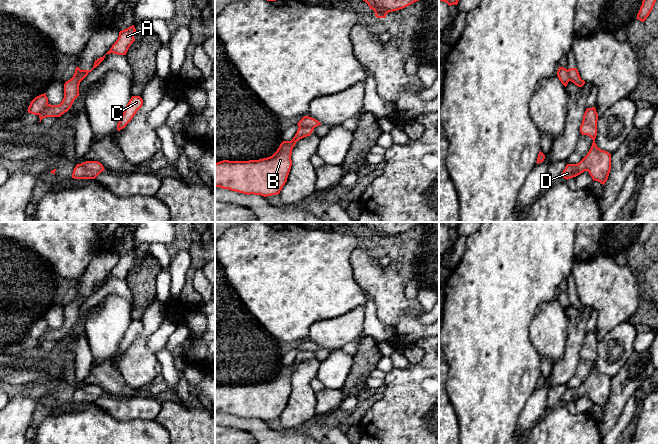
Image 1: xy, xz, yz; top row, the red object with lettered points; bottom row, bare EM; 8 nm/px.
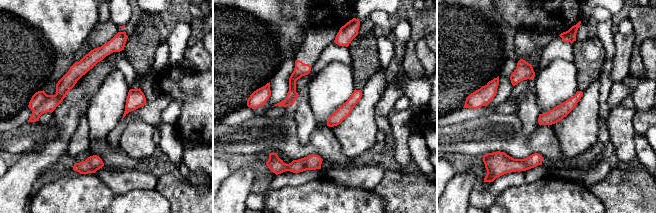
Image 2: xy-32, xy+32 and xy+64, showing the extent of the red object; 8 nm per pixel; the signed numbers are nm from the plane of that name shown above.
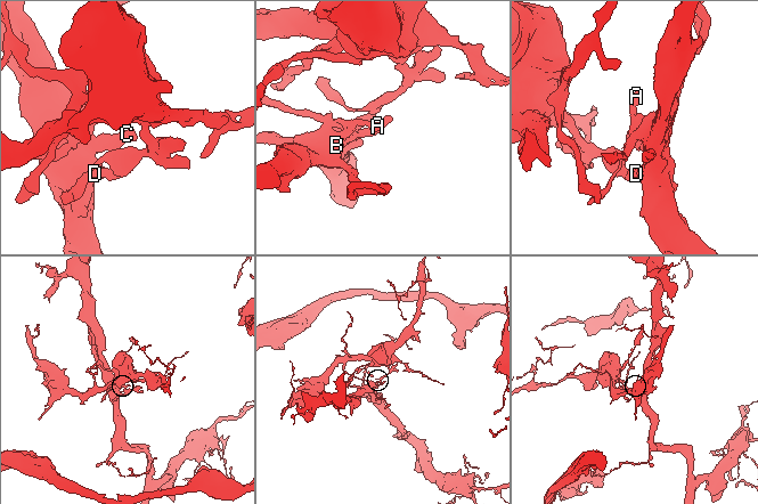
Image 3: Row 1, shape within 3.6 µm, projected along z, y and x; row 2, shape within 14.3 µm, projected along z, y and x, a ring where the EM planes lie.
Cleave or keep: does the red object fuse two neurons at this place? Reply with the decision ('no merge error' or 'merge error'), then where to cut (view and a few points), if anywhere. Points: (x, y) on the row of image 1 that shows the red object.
merge error; cut xz (299, 126), (311, 126), (313, 128)

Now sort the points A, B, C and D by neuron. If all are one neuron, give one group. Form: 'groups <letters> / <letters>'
groups A / B C D

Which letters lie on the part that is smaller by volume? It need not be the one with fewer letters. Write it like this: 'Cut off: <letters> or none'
Cut off: A

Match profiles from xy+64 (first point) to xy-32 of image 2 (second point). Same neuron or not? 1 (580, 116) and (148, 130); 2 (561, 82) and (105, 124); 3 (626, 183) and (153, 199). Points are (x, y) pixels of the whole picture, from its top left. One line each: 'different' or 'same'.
1: same
2: same
3: different

